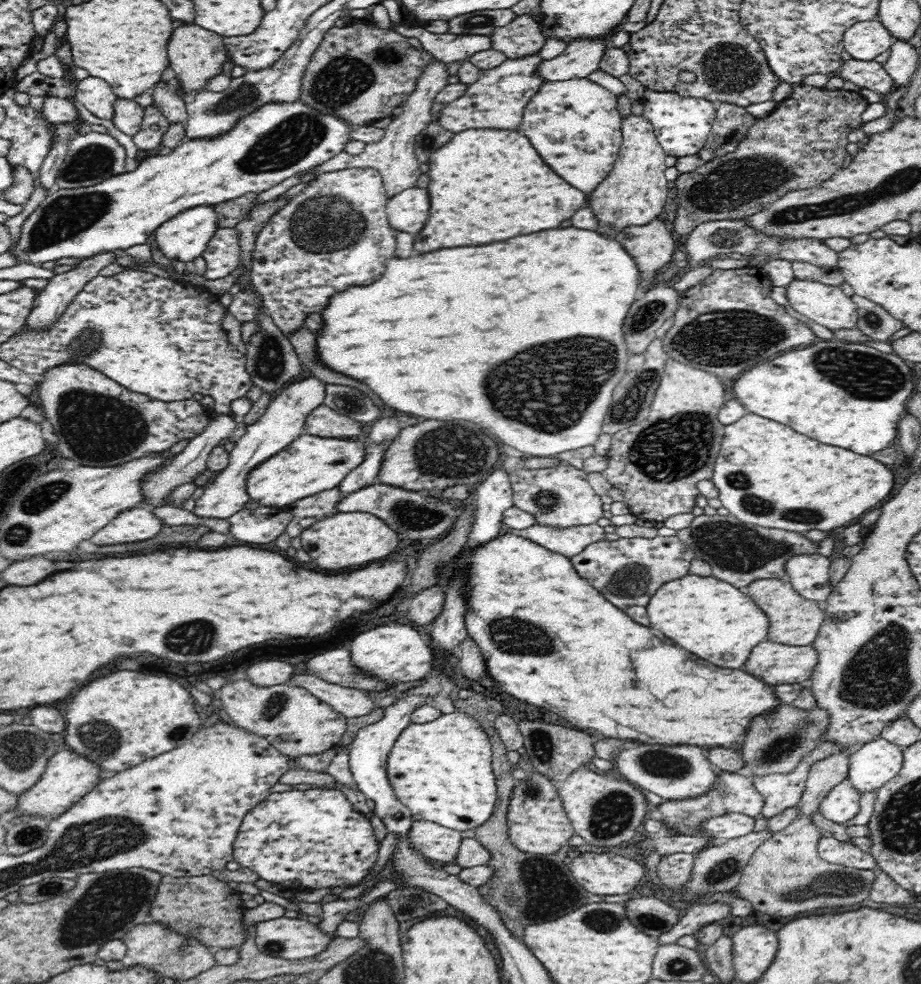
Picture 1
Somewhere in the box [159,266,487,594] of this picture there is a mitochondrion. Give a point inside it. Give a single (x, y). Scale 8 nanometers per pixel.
(413, 515)

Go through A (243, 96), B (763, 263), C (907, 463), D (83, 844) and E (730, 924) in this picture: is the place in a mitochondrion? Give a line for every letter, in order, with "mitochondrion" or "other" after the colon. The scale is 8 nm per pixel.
A: mitochondrion
B: other
C: other
D: mitochondrion
E: other

